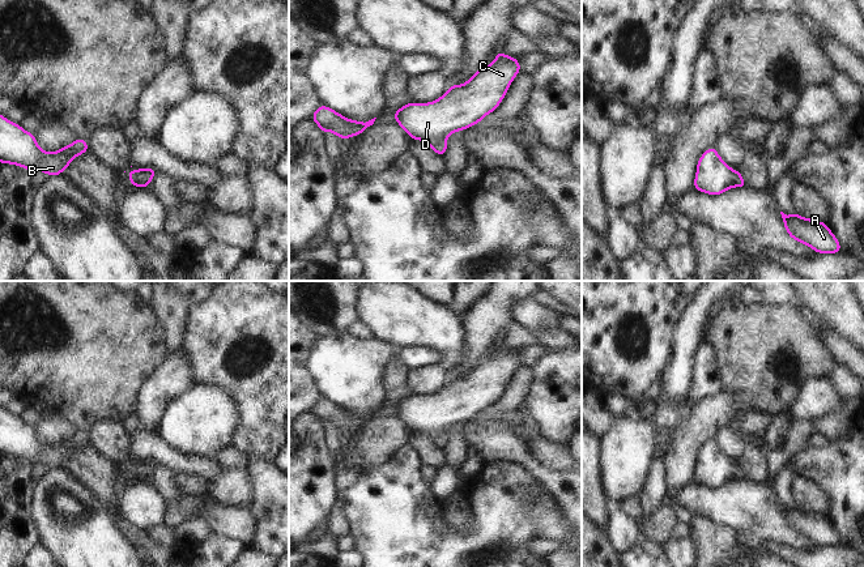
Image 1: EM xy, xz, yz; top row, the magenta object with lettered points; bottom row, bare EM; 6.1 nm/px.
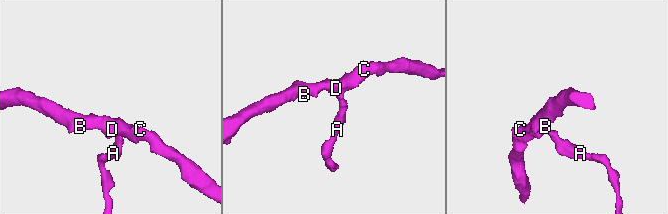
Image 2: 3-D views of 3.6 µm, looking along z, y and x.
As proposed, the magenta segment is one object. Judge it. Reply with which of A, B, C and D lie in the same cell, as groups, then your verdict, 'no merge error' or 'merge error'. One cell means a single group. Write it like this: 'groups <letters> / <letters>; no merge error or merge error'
groups A B C D; no merge error

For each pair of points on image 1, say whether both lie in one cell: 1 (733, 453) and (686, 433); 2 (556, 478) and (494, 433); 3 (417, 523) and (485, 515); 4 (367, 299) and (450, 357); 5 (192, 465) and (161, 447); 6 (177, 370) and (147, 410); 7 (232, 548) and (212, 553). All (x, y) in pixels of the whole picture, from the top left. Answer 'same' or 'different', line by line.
1: different
2: same
3: same
4: same
5: same
6: same
7: same

